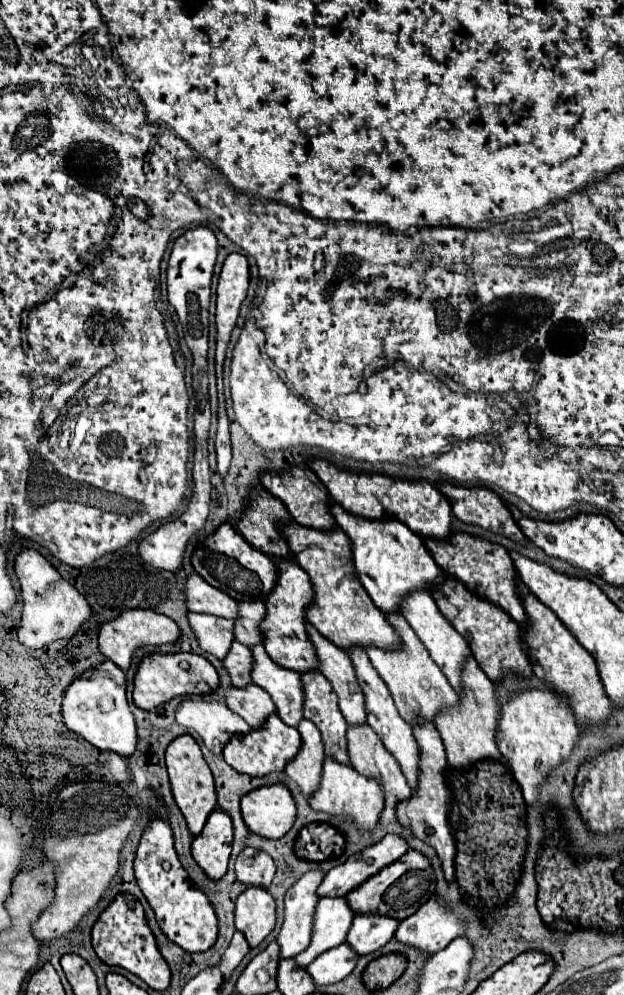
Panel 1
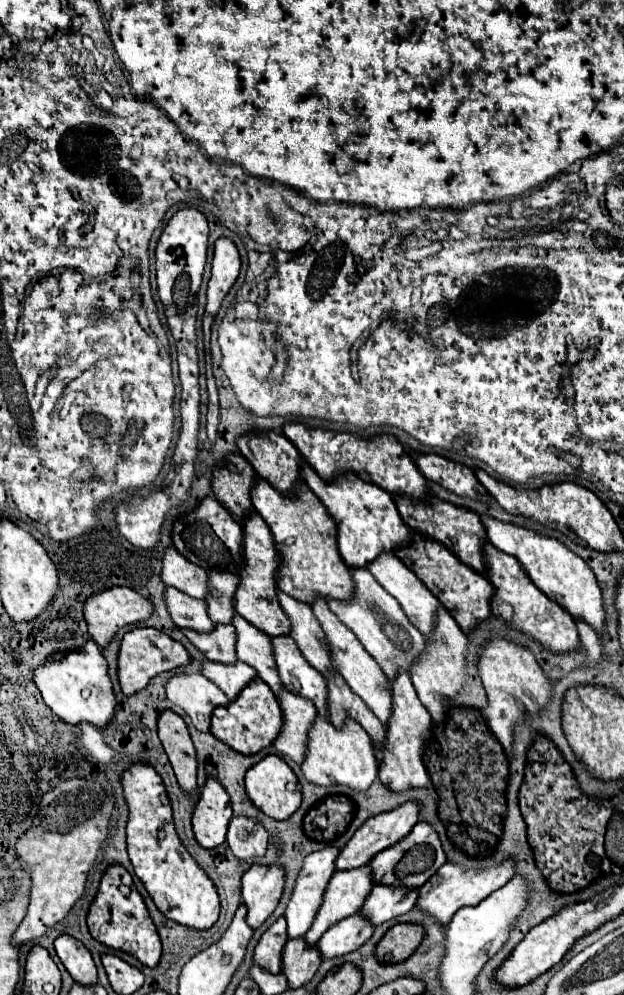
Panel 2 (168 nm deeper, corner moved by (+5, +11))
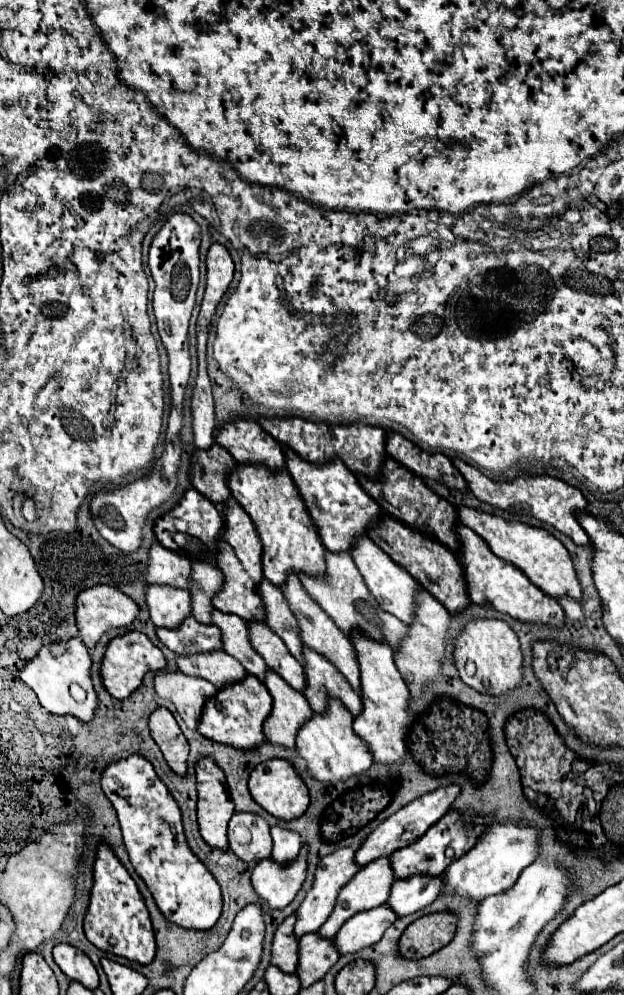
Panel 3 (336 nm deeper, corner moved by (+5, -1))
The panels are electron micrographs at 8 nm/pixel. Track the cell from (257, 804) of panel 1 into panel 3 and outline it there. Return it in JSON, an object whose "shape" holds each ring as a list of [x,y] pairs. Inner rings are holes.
{"shape":[[[266,760],[262,762],[260,766],[256,766],[250,774],[250,794],[252,798],[262,806],[266,808],[270,814],[274,814],[276,818],[280,820],[292,820],[292,818],[298,818],[306,812],[308,804],[310,804],[310,798],[308,798],[308,788],[304,784],[304,780],[300,778],[300,774],[296,772],[296,768],[288,762],[288,760]]]}

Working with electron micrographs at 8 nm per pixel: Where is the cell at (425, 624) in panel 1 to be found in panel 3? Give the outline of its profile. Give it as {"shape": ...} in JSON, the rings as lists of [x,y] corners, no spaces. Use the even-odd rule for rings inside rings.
{"shape":[[[368,536],[356,538],[350,554],[352,554],[370,594],[376,598],[376,602],[380,602],[380,608],[386,610],[388,614],[396,616],[404,624],[412,624],[412,614],[416,608],[416,600],[414,600],[414,590],[418,586],[416,580],[402,566],[398,566],[384,550],[380,550]]]}

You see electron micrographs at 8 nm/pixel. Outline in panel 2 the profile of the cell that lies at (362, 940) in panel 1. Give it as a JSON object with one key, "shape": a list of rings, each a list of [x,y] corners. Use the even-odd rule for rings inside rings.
{"shape":[[[374,886],[360,908],[360,914],[376,928],[400,914],[406,914],[416,904],[416,890],[384,890]]]}

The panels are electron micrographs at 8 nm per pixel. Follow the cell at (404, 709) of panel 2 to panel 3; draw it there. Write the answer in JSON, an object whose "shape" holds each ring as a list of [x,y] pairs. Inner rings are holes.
{"shape":[[[352,630],[350,640],[356,650],[360,666],[360,698],[362,698],[362,712],[354,718],[352,728],[356,734],[360,734],[364,742],[368,742],[374,754],[374,762],[378,764],[402,762],[406,758],[404,734],[408,732],[412,716],[408,712],[410,692],[394,666],[394,652],[388,644],[372,640],[360,630]]]}

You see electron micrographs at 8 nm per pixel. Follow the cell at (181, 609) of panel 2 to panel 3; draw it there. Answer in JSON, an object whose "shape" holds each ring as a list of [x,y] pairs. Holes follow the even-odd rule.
{"shape":[[[148,584],[146,586],[146,604],[150,610],[150,620],[158,628],[176,628],[176,626],[180,626],[184,616],[190,616],[190,592],[174,588],[174,586]]]}

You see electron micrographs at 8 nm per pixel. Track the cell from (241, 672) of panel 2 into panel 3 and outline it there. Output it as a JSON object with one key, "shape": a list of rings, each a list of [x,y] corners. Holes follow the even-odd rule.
{"shape":[[[222,650],[176,656],[176,666],[184,670],[184,674],[196,674],[200,678],[208,678],[208,682],[212,682],[216,688],[222,688],[224,684],[232,684],[236,680],[240,682],[246,676],[242,664]]]}

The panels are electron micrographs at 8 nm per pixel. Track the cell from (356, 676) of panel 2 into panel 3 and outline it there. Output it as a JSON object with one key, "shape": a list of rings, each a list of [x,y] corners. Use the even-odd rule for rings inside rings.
{"shape":[[[288,574],[286,582],[280,586],[292,614],[296,616],[298,620],[298,630],[300,630],[300,638],[306,646],[310,646],[312,650],[316,650],[318,654],[326,656],[328,660],[332,660],[332,664],[346,676],[346,680],[354,686],[354,690],[358,692],[358,686],[360,686],[360,668],[358,668],[358,662],[356,662],[356,652],[354,652],[354,646],[350,642],[350,638],[332,622],[332,618],[306,594],[306,590],[302,588],[300,580],[296,574]]]}

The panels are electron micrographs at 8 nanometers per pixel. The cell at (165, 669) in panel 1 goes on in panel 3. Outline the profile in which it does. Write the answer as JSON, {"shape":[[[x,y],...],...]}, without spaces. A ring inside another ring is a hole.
{"shape":[[[126,632],[122,636],[112,638],[110,644],[106,646],[102,666],[100,666],[100,676],[102,676],[106,690],[114,698],[124,700],[142,684],[142,678],[146,672],[160,670],[160,668],[166,668],[166,660],[164,660],[164,654],[160,652],[160,648],[154,646],[150,642],[150,638],[142,632]]]}

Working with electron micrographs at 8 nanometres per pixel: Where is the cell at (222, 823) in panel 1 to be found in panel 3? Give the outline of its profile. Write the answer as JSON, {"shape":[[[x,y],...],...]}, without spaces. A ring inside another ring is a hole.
{"shape":[[[208,756],[198,758],[198,762],[196,762],[196,782],[198,782],[198,824],[200,824],[200,834],[210,846],[226,850],[228,848],[226,830],[228,830],[228,820],[234,814],[234,804],[232,804],[232,798],[228,796],[226,786],[224,786],[224,782],[220,778],[224,778],[224,772],[216,766],[216,762],[212,758],[208,758]]]}

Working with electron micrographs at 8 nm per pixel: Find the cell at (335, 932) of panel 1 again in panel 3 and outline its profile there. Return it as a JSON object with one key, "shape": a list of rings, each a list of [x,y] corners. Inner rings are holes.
{"shape":[[[384,856],[384,858],[376,858],[372,864],[366,864],[362,866],[362,870],[340,890],[338,894],[338,900],[336,900],[336,906],[330,914],[330,918],[322,924],[322,928],[318,930],[320,936],[336,936],[338,930],[342,928],[342,924],[352,918],[354,914],[358,912],[364,912],[364,910],[370,910],[370,908],[376,908],[376,906],[382,906],[388,896],[390,896],[390,888],[394,884],[394,870],[392,870],[392,864],[390,864],[390,858]]]}

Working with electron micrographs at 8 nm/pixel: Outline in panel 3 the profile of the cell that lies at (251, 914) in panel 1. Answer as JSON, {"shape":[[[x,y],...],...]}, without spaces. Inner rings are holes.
{"shape":[[[302,844],[300,854],[286,864],[278,864],[272,858],[264,858],[252,872],[252,886],[272,910],[288,906],[306,880],[308,868],[308,844]]]}

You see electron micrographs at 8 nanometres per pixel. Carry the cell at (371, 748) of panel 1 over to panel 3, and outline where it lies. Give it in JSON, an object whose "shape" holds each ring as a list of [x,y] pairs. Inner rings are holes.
{"shape":[[[304,646],[304,672],[306,672],[306,688],[304,696],[310,704],[310,708],[318,714],[326,710],[326,702],[330,696],[340,698],[346,708],[358,716],[362,710],[360,696],[352,690],[352,686],[346,682],[344,674],[336,666],[332,666],[330,660],[326,660],[322,654],[314,652],[312,648]]]}

